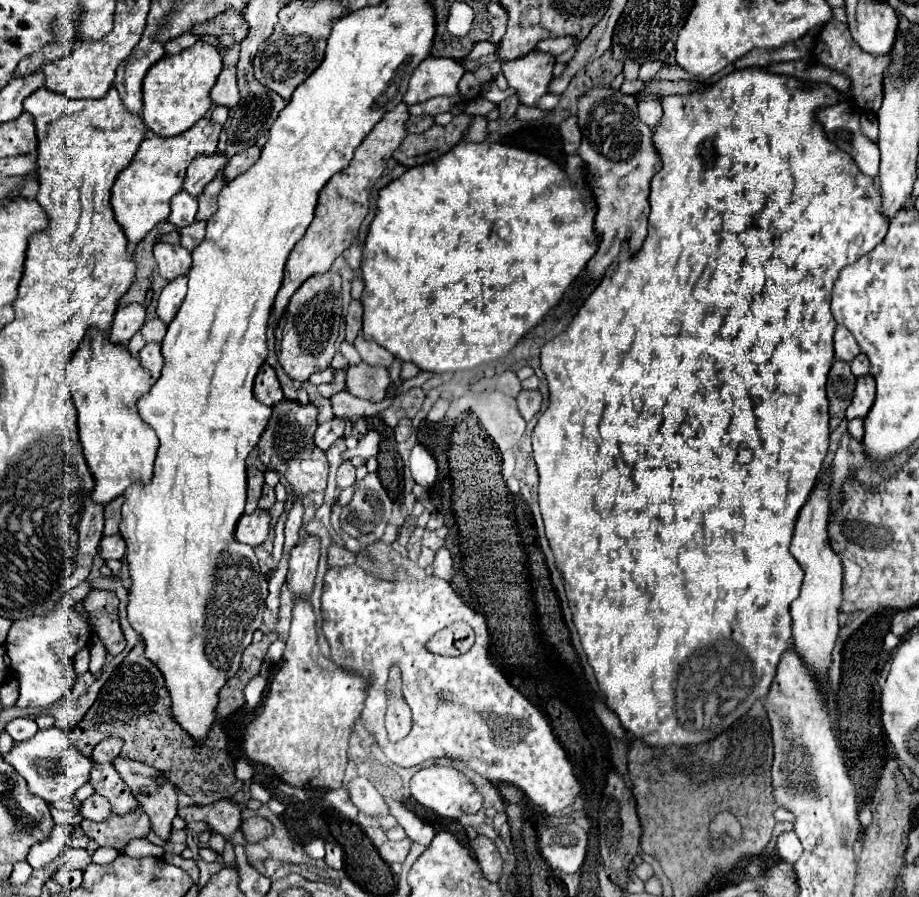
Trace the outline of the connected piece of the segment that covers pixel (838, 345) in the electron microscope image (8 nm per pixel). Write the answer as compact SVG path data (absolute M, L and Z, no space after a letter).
M836 327L834 333L834 351L836 351L836 359L838 361L852 361L856 359L856 355L860 353L860 347L856 343L856 339L852 337L852 333L846 327Z

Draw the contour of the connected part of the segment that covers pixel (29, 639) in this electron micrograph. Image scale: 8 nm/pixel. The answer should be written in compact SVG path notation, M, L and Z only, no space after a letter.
M60 603L44 617L28 617L12 623L6 639L10 667L20 683L18 707L46 707L64 697L76 685L74 655L90 645L88 619L72 603Z

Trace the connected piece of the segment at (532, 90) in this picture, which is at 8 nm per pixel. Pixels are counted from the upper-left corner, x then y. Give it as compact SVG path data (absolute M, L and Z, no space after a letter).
M528 53L520 59L502 63L502 73L506 75L510 87L516 89L520 103L526 107L536 107L538 101L548 93L552 83L552 69L556 59L550 53Z

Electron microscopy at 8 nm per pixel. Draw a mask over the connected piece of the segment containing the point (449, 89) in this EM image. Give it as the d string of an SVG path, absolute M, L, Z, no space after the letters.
M426 57L412 73L408 91L404 95L404 103L416 105L424 103L426 99L438 97L438 95L460 95L458 83L464 75L464 67L446 57Z

